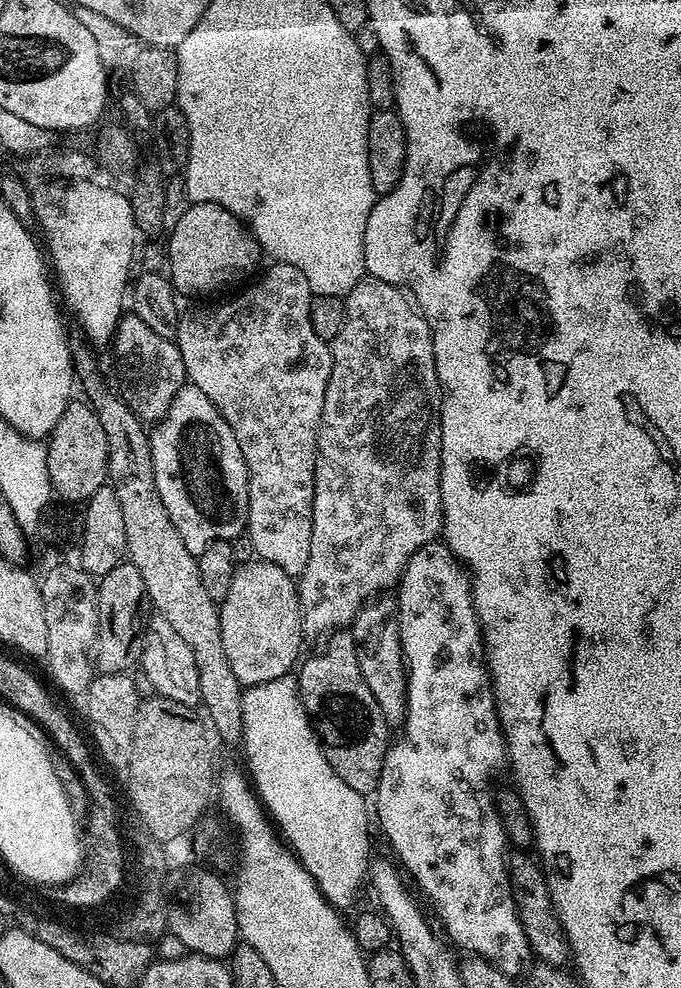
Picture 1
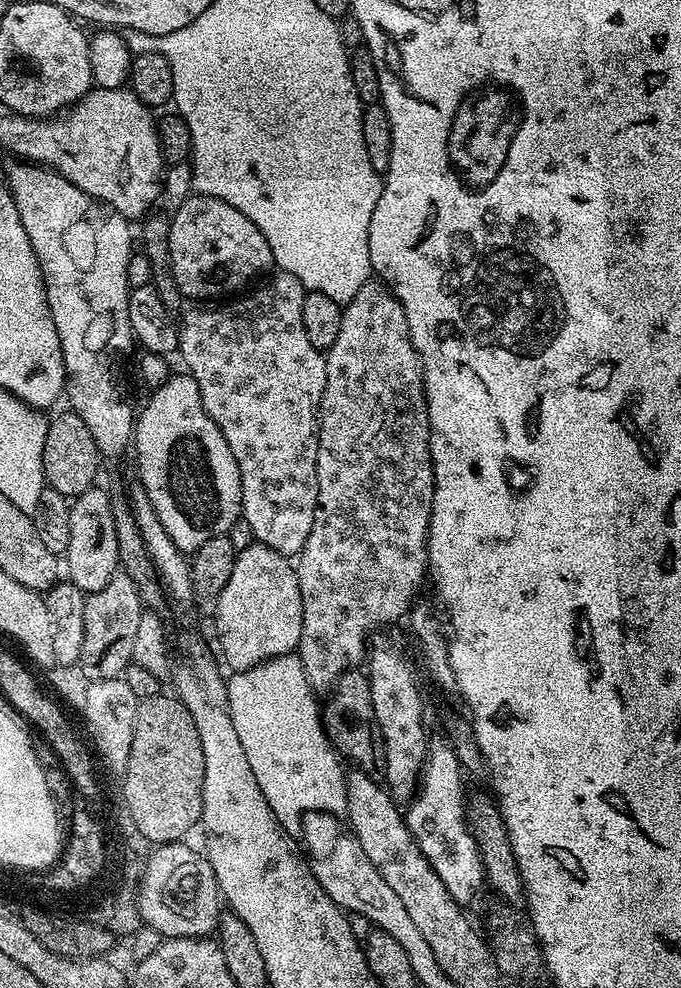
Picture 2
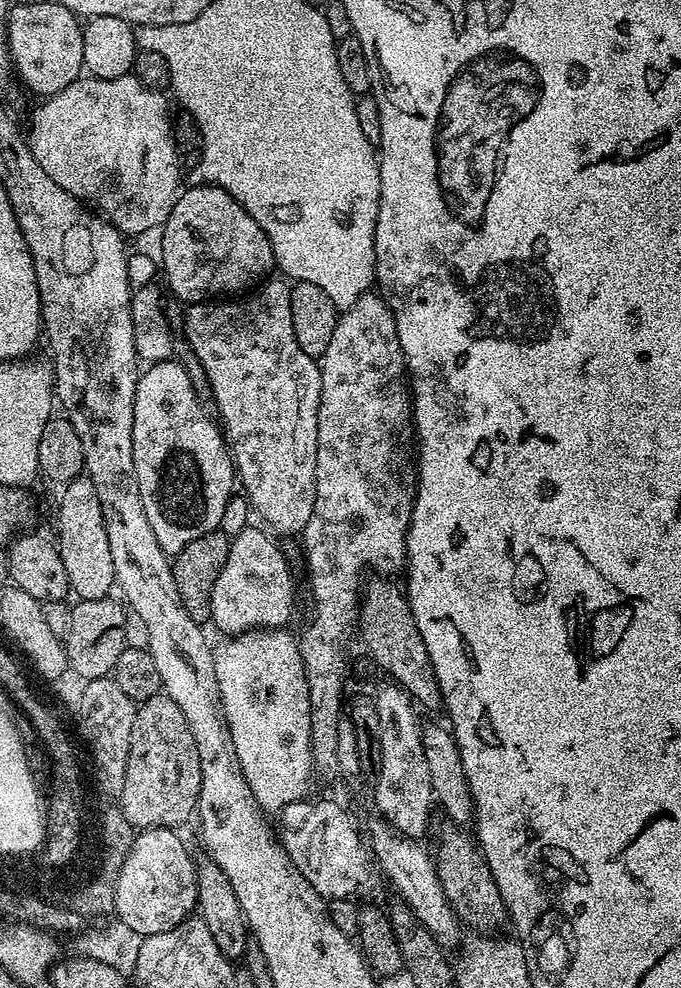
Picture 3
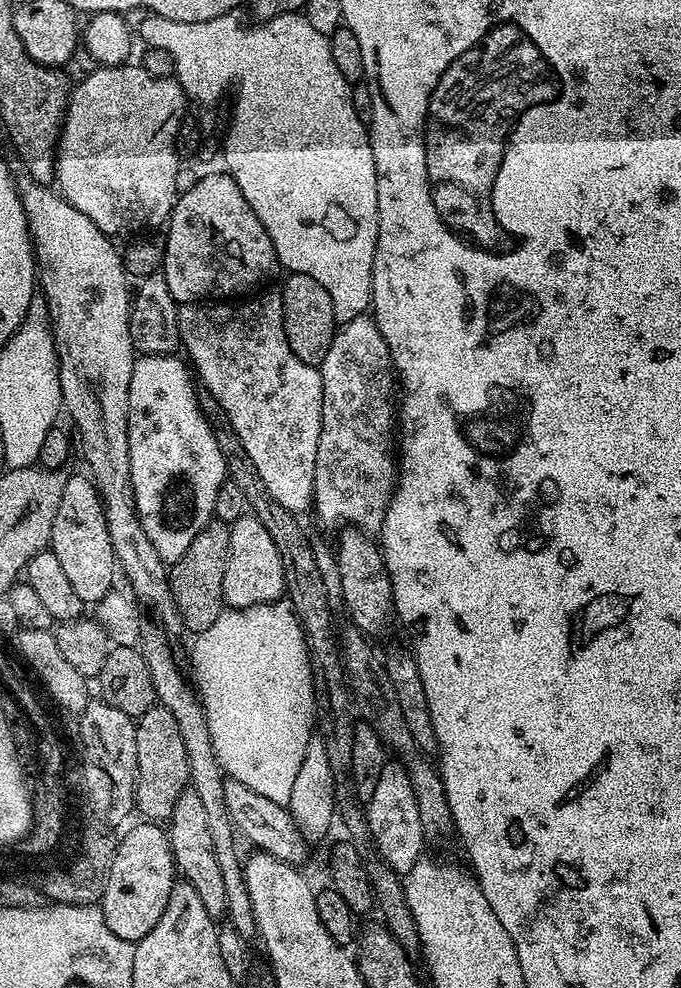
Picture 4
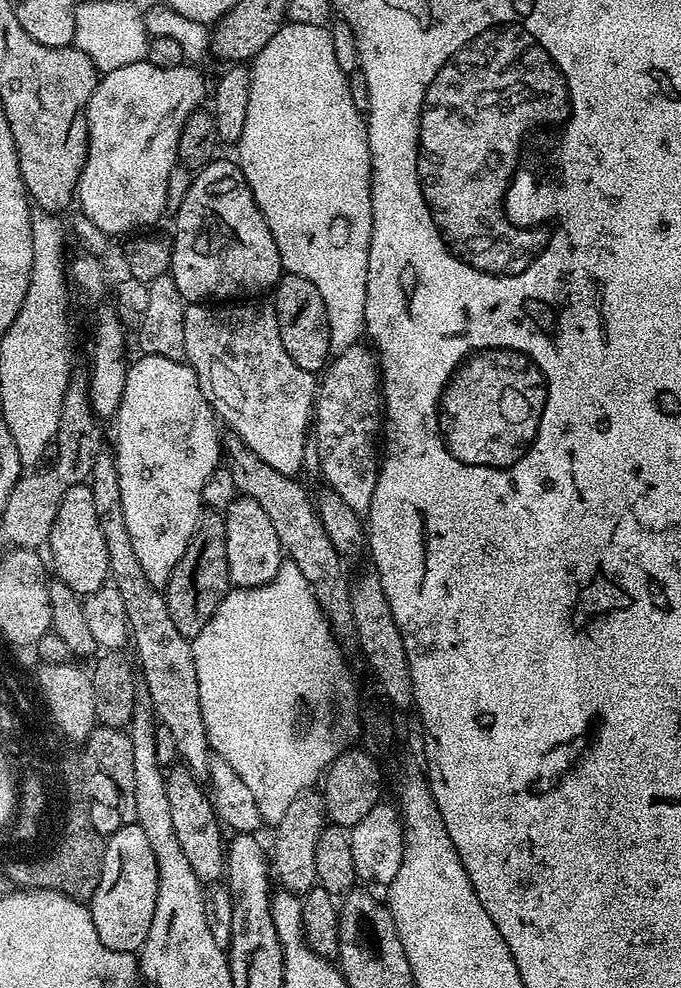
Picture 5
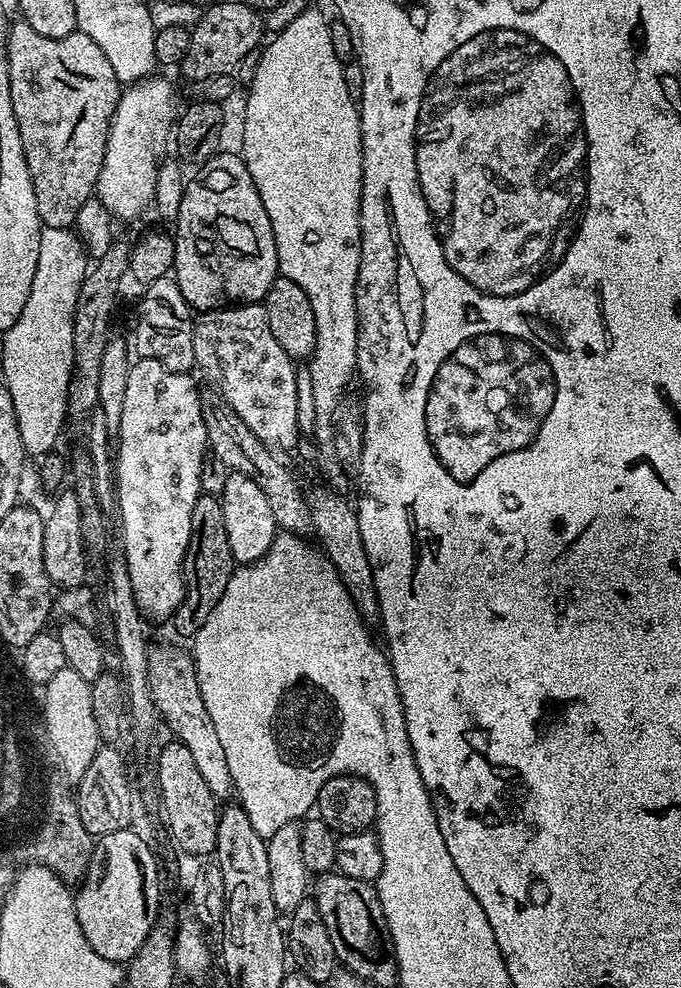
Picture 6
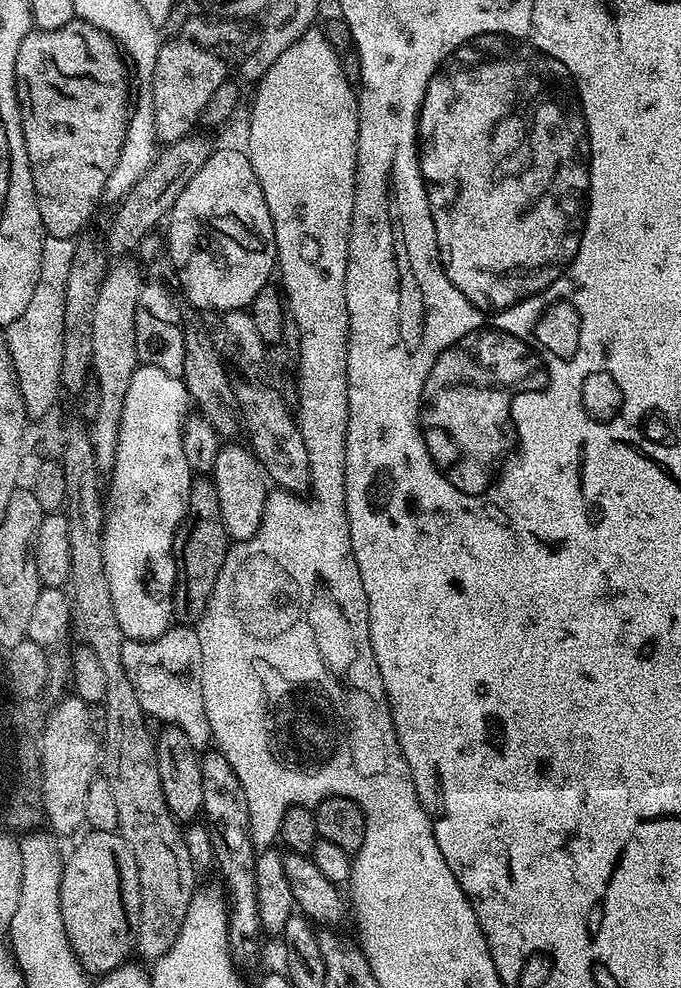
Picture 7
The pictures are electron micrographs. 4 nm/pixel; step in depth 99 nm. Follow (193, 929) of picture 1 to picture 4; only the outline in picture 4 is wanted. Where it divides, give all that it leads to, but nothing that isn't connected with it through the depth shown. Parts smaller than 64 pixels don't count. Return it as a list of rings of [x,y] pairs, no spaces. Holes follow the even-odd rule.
[[[136,828],[120,848],[108,893],[98,903],[104,911],[106,926],[110,926],[118,938],[133,942],[146,938],[146,934],[158,926],[158,918],[162,918],[166,902],[170,902],[172,886],[177,880],[176,862],[172,858],[168,834],[158,828]]]

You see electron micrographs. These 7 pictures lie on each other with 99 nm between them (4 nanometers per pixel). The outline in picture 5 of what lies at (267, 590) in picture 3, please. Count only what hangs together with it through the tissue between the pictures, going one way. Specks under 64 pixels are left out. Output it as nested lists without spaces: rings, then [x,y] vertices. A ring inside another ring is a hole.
[[[237,495],[234,502],[226,509],[224,521],[226,522],[226,558],[228,559],[228,578],[235,587],[238,588],[261,588],[274,574],[278,574],[282,563],[282,551],[278,540],[278,535],[274,532],[273,523],[270,522],[269,515],[254,498],[250,496]]]

